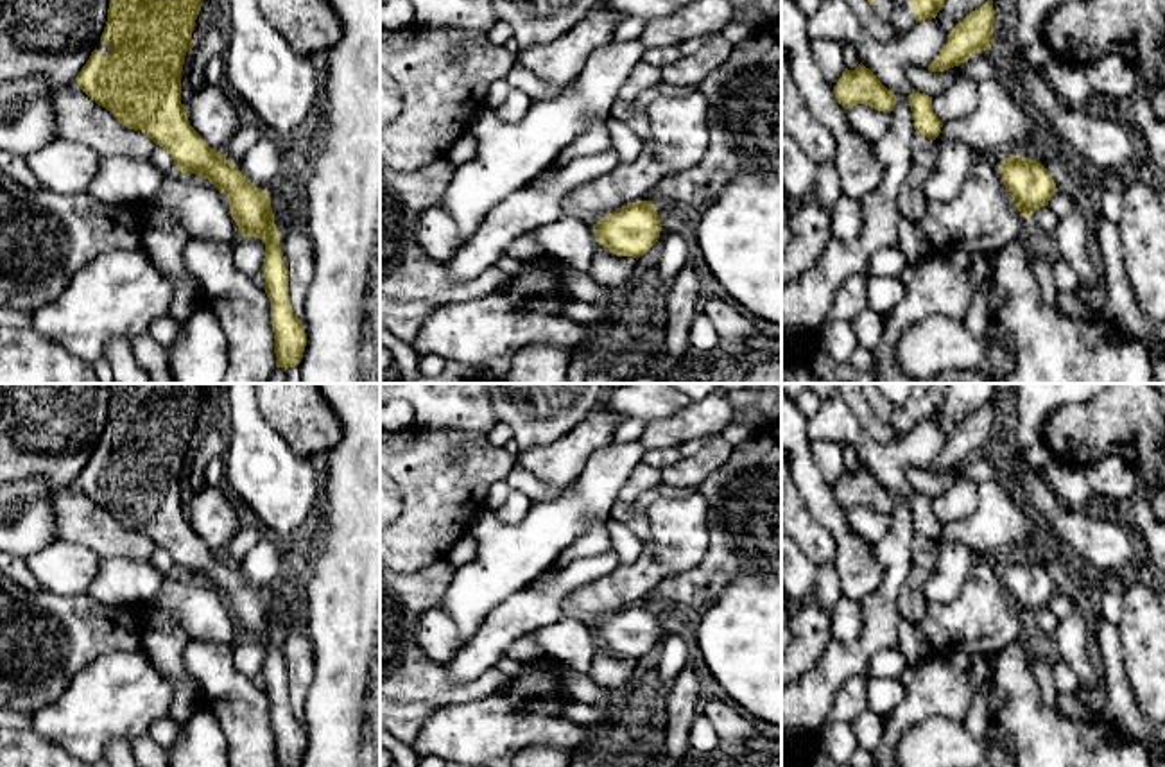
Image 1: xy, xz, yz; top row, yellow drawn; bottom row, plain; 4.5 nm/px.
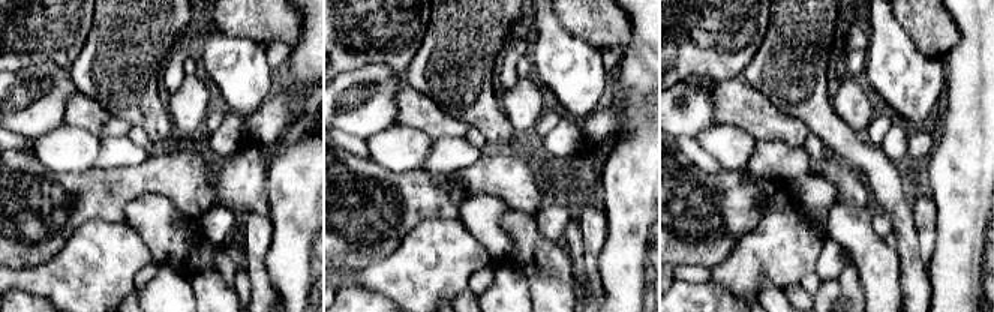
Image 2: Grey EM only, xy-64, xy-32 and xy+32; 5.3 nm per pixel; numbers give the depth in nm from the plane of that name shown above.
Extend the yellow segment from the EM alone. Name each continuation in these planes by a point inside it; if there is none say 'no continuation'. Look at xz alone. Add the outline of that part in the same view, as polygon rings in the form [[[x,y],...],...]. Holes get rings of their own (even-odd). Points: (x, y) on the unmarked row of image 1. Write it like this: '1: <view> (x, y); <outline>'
no continuation

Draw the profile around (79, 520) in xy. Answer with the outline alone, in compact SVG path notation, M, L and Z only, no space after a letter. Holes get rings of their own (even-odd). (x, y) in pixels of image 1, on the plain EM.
M73 480L52 495L57 539L95 552L100 559L149 561L156 545L142 532L122 527L115 516L91 502Z

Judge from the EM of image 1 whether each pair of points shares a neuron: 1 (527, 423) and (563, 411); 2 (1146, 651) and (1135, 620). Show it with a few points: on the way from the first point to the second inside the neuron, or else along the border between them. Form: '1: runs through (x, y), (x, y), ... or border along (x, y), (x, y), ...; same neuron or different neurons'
1: runs through (536, 414), (540, 411), (554, 411); same neuron
2: runs through (1146, 644), (1146, 631), (1142, 628); same neuron

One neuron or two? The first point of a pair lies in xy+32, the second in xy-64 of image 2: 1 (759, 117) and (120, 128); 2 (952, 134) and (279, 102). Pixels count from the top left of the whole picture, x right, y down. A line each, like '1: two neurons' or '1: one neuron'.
1: one neuron
2: two neurons

